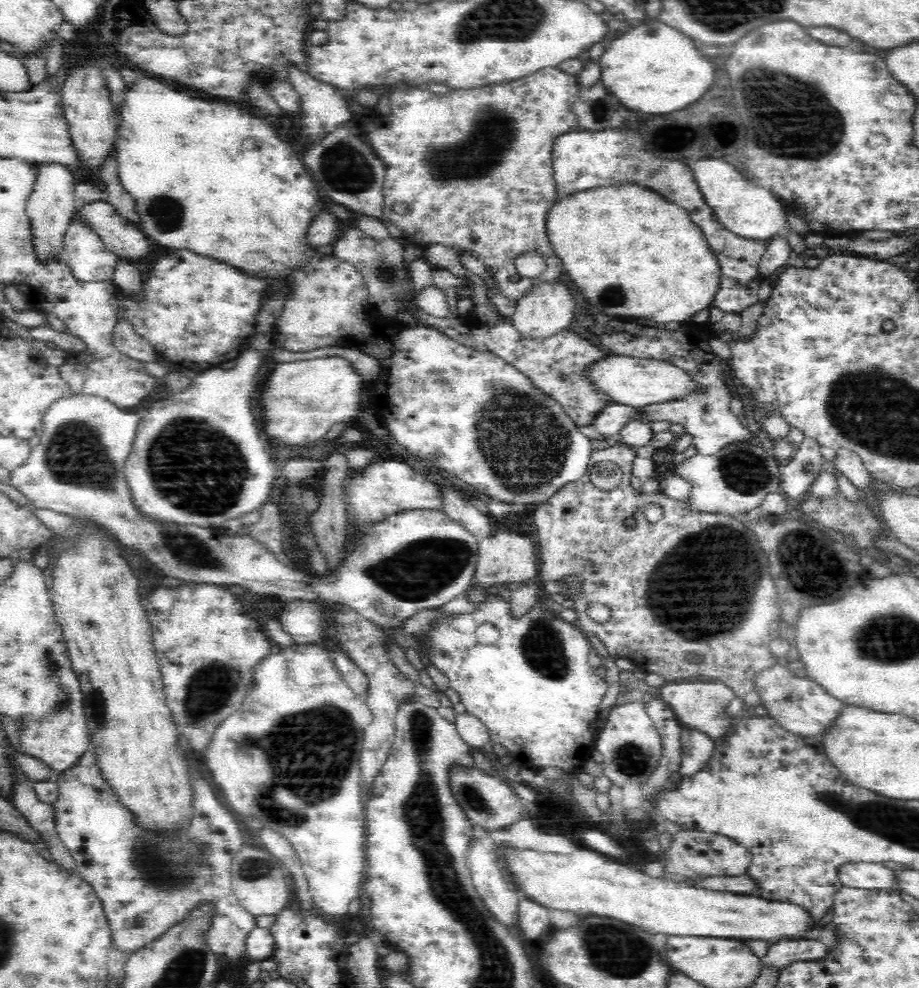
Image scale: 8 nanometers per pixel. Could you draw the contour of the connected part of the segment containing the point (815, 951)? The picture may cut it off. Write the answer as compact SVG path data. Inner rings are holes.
M782 938L771 943L769 953L766 958L762 958L762 962L782 969L795 962L820 960L824 958L827 949L828 946L822 941Z

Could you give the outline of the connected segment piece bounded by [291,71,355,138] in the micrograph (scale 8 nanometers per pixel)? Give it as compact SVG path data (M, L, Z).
M300 71L291 72L291 84L294 90L300 95L303 106L303 118L299 127L305 134L310 134L309 138L320 138L320 134L334 130L336 124L342 124L346 118L355 116L348 109L348 99L342 95L341 89L330 83L316 80L308 73Z

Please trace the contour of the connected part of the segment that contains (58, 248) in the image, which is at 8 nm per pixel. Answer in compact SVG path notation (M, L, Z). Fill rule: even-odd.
M39 164L39 173L33 188L33 193L28 197L27 217L30 221L30 235L36 262L42 269L47 269L50 261L56 259L64 250L64 235L70 218L77 210L78 202L75 198L73 173L70 166L57 164Z

